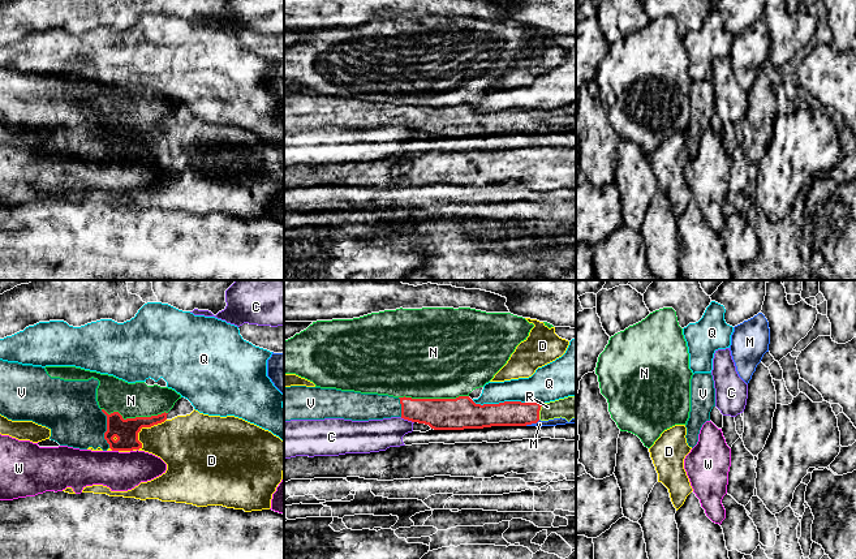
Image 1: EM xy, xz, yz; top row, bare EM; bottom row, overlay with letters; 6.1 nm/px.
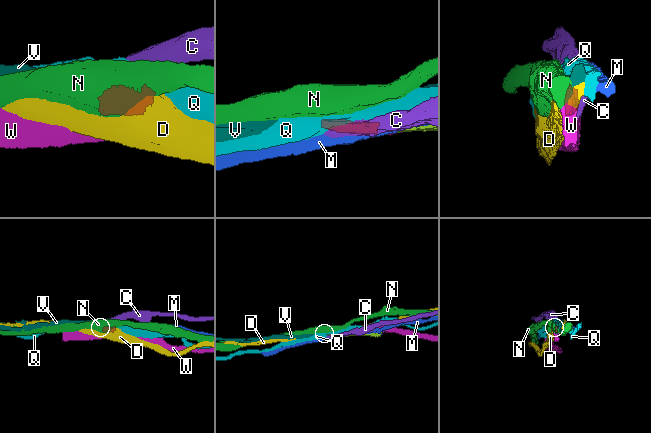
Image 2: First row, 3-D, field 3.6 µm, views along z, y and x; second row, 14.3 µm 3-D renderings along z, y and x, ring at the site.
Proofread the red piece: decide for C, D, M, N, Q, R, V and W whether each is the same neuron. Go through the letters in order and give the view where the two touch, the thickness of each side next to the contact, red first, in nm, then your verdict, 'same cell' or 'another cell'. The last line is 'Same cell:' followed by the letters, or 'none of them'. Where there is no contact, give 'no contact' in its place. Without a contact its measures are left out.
C: meets red in xz; 190 nm thick on the red side, 200 nm on the other; another cell
D: meets red in xy; 140 nm thick on the red side, 300 nm on the other; another cell
M: meets red in xz; 160 nm thick on the red side, 50 nm on the other; another cell
N: meets red in xz; 200 nm thick on the red side, 500 nm on the other; another cell
Q: meets red in xz; 160 nm thick on the red side, 200 nm on the other; another cell
R: meets red in xz; 160 nm thick on the red side, 140 nm on the other; same cell
V: meets red in xy; 140 nm thick on the red side, 340 nm on the other; same cell
W: meets red in xy; 140 nm thick on the red side, 240 nm on the other; another cell
Same cell: R, V

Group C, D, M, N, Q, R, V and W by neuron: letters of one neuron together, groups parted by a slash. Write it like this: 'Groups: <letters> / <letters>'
Groups: C / D / M / N / Q / R V / W

